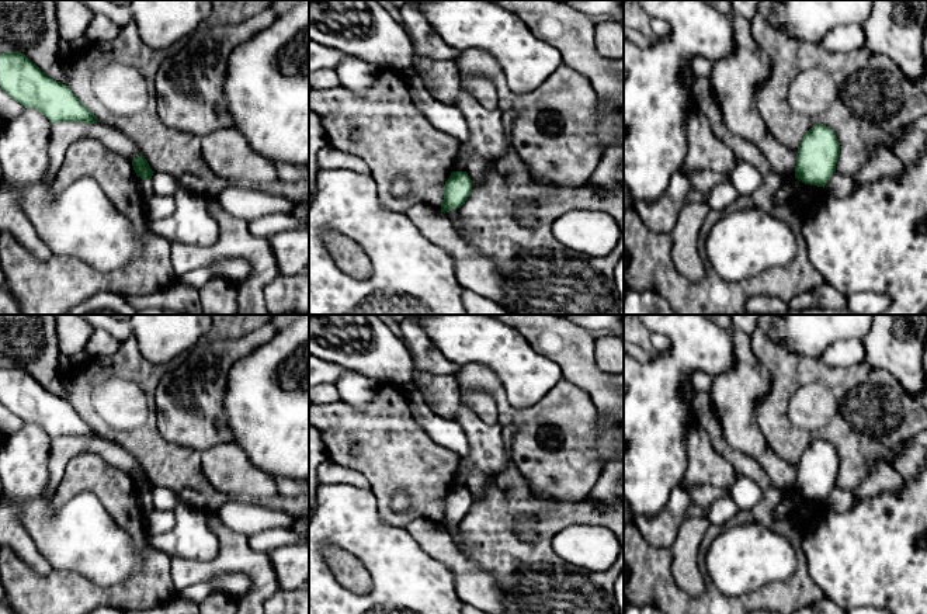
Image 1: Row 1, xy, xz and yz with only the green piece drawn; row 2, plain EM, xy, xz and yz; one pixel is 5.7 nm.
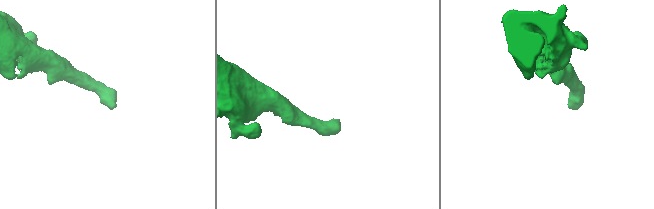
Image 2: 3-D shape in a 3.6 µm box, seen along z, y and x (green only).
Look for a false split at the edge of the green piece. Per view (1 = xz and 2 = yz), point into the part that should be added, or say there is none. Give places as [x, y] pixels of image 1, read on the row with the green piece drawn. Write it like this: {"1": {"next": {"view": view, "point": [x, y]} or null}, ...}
{"1": {"next": null}, "2": {"next": null}}

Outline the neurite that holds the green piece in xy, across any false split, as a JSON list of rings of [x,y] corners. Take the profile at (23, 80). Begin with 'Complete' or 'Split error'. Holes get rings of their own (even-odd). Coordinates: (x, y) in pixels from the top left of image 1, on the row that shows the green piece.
Complete. [[[21,52],[0,53],[0,89],[24,108],[35,108],[52,124],[100,122],[63,83],[51,79]]]

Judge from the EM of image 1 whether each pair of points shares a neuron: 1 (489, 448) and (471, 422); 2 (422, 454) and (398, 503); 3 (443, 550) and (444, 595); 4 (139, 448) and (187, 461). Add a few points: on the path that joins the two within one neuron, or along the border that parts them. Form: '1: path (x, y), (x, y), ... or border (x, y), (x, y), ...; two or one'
1: path (485, 441), (475, 429); one
2: border (399, 489), (408, 495), (409, 512); two
3: border (417, 543), (450, 571), (457, 593); two
4: path (150, 453), (162, 461), (176, 461); one

